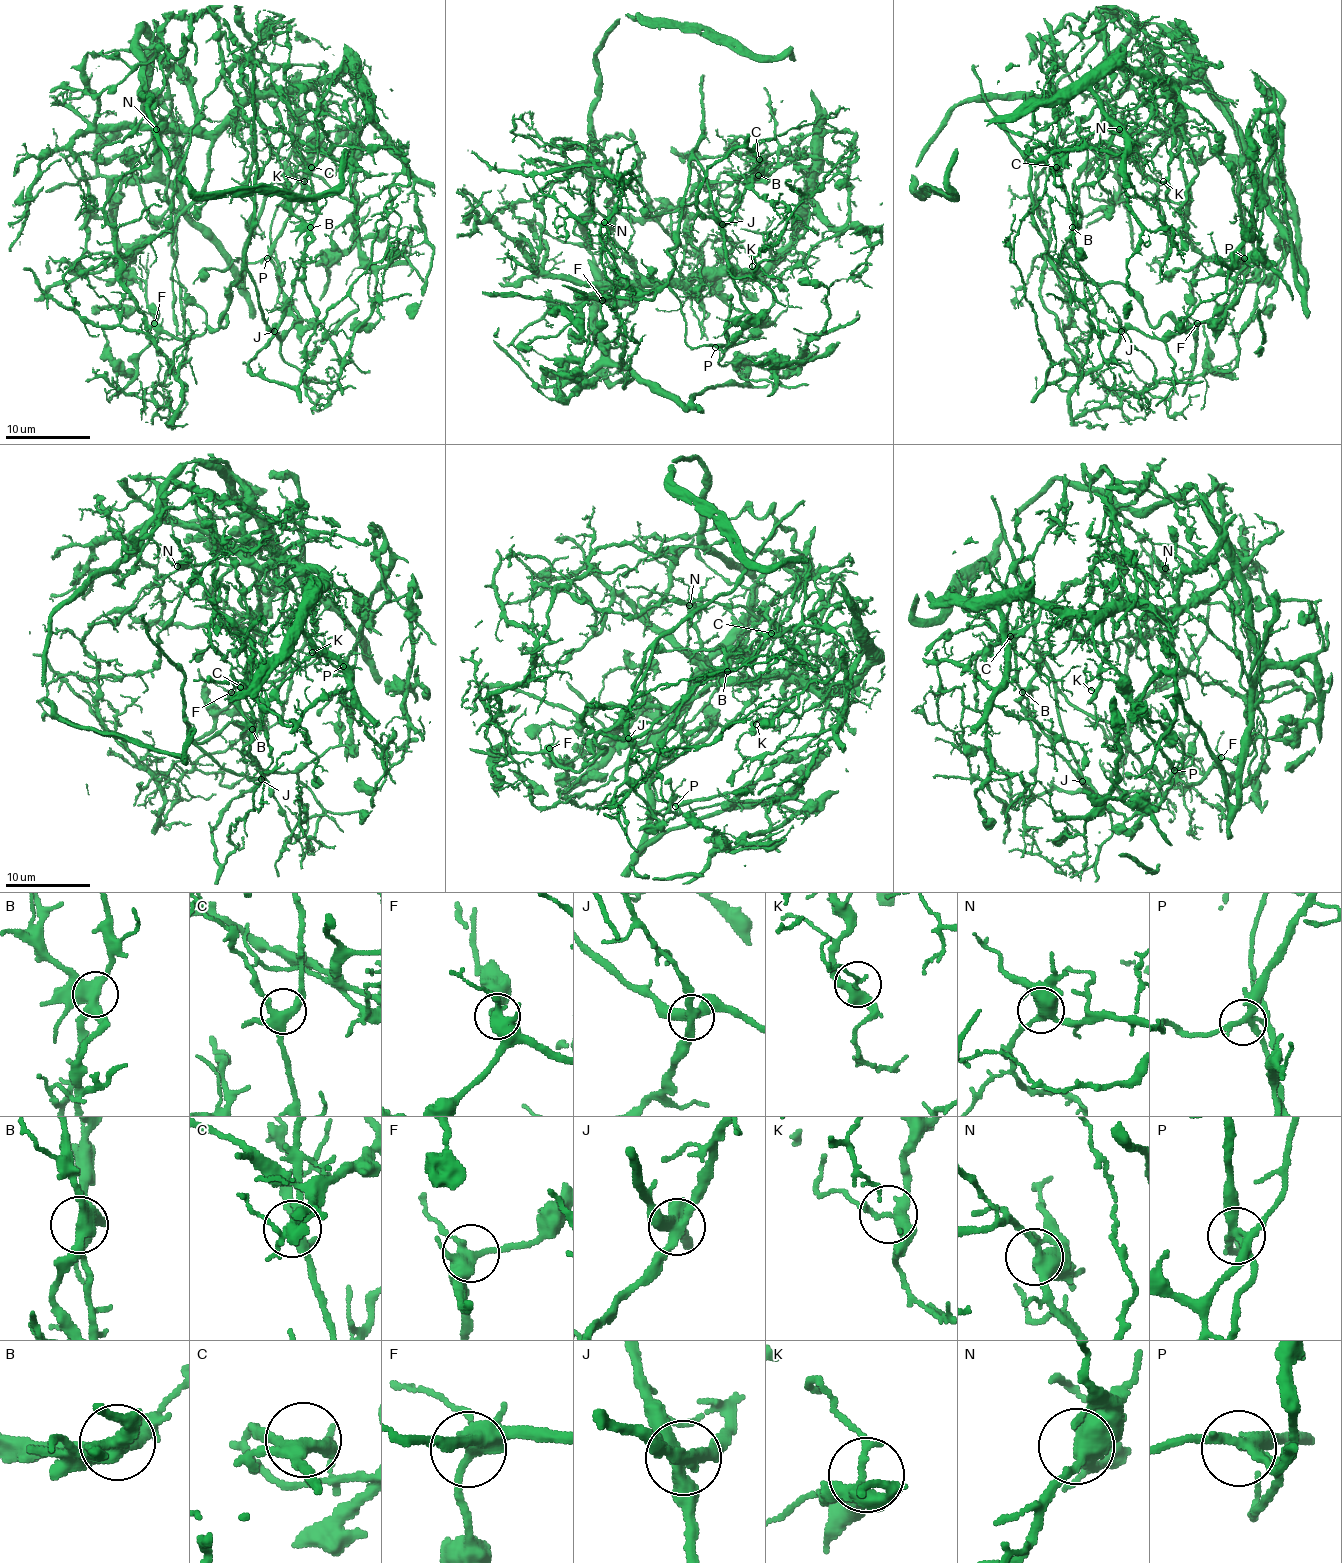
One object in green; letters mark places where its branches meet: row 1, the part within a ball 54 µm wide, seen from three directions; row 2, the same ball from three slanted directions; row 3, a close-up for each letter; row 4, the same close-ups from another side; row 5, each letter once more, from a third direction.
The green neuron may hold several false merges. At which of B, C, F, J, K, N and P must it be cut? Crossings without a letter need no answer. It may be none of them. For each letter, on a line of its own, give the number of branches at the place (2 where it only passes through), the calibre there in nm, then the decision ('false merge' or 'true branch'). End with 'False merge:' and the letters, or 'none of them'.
B: branches 4; calibre 440 nm; true branch
C: branches 4; calibre 360 nm; true branch
F: branches 4; calibre 380 nm; true branch
J: branches 4; calibre 400 nm; false merge
K: branches 4; calibre 300 nm; true branch
N: branches 3; calibre 400 nm; true branch
P: branches 4; calibre 260 nm; false merge
False merge: J, P

